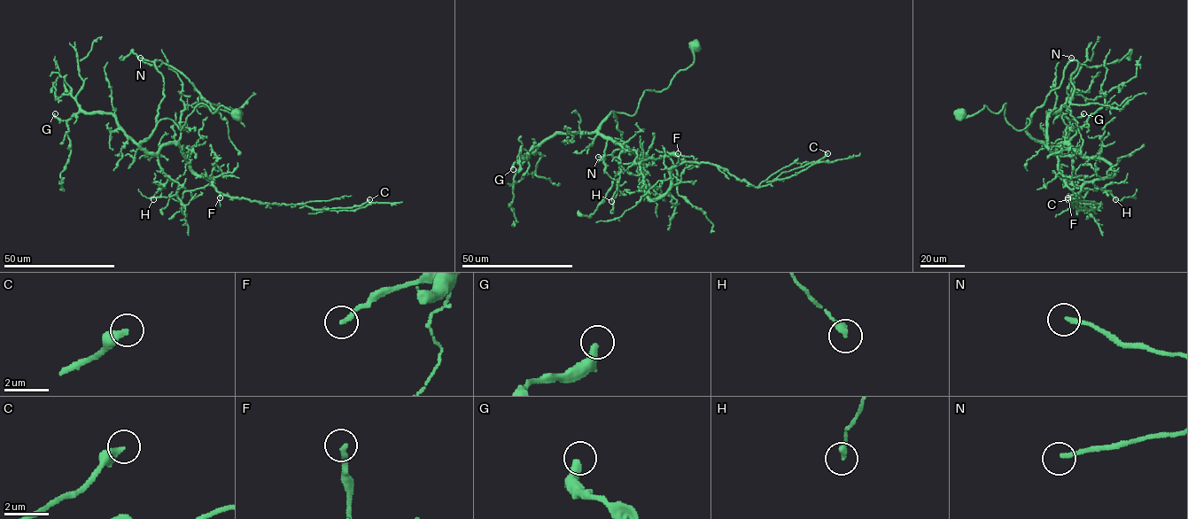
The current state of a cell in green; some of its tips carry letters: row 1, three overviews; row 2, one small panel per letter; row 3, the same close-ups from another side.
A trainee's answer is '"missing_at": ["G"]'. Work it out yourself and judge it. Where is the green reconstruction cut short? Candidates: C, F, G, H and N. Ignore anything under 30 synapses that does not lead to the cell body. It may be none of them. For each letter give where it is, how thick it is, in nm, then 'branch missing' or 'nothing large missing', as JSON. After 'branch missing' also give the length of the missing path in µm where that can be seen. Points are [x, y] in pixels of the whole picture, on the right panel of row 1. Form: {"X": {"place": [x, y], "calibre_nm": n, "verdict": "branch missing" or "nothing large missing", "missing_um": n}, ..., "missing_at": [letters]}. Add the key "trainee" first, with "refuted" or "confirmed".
{"trainee": "refuted", "C": {"place": [1067, 199], "calibre_nm": 400, "verdict": "nothing large missing"}, "F": {"place": [1067, 197], "calibre_nm": 240, "verdict": "nothing large missing"}, "G": {"place": [1083, 113], "calibre_nm": 360, "verdict": "nothing large missing"}, "H": {"place": [1115, 199], "calibre_nm": 240, "verdict": "nothing large missing"}, "N": {"place": [1071, 58], "calibre_nm": 200, "verdict": "nothing large missing"}, "missing_at": []}

